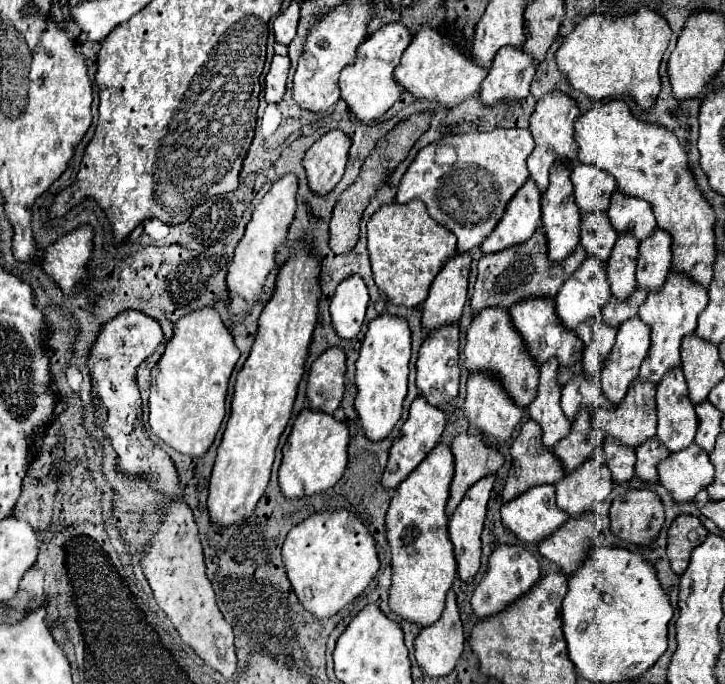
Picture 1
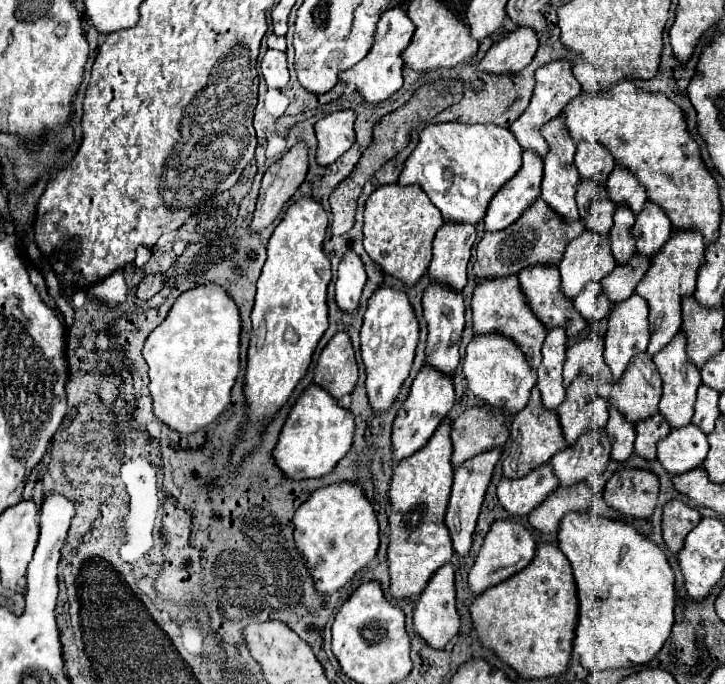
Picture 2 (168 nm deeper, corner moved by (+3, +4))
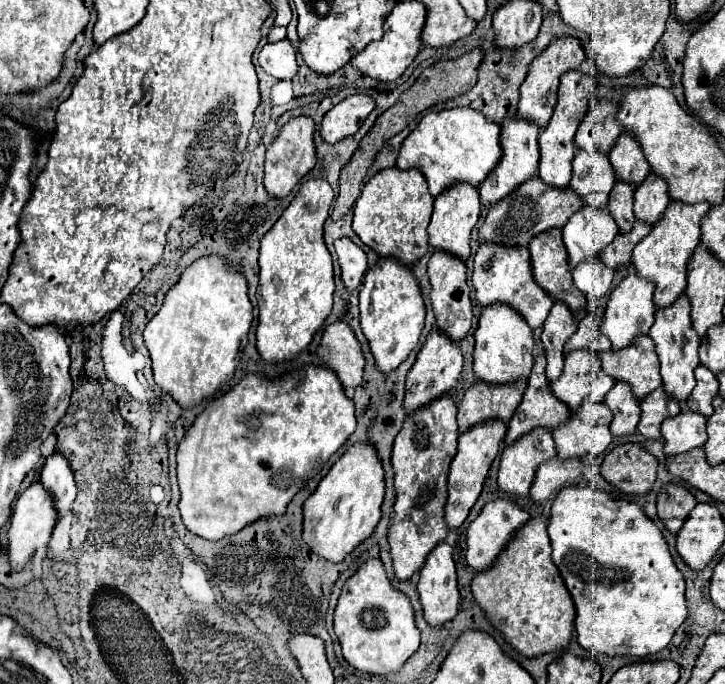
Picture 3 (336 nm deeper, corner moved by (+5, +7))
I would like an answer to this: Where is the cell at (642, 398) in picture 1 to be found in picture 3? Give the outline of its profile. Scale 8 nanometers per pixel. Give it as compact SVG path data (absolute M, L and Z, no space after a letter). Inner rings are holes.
M649 336L635 338L625 350L607 350L599 356L603 370L615 380L629 382L637 398L643 398L661 386L659 358Z

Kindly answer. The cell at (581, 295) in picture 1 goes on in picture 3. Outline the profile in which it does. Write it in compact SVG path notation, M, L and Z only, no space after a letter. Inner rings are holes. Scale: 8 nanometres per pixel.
M581 206L573 218L563 226L563 242L569 252L569 264L577 266L593 254L601 254L607 244L617 236L617 224L609 210L593 210Z

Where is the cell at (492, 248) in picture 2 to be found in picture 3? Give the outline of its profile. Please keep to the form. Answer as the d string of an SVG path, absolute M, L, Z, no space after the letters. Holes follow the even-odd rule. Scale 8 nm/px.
M533 176L531 182L521 182L509 198L503 198L501 202L495 202L489 208L489 214L479 228L479 240L481 242L497 242L505 246L527 246L529 240L549 228L565 226L569 216L579 210L583 204L577 198L577 192L567 186L567 190L557 190L555 186L545 186L541 178Z

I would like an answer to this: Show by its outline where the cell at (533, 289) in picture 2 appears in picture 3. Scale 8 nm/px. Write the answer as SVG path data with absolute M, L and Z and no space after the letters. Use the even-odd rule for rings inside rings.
M547 230L545 234L537 234L533 242L529 242L533 276L543 286L553 300L563 300L577 314L587 306L587 298L571 280L571 266L567 258L567 250L561 238L561 230Z

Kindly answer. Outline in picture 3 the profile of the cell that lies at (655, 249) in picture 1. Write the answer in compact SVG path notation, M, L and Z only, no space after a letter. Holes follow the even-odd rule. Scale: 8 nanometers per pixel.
M649 172L647 178L641 182L641 186L637 186L635 190L635 216L639 220L655 224L663 216L669 202L671 198L665 190L665 182L661 182L657 174Z

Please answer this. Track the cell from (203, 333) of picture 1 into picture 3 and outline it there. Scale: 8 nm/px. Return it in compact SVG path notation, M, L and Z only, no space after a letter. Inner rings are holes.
M217 254L201 256L189 268L185 268L179 282L167 290L161 310L147 322L143 338L153 360L155 382L181 406L195 406L203 398L217 396L221 386L227 384L227 380L233 376L233 370L239 362L241 344L247 344L249 328L253 322L253 306L247 296L247 288L249 286L245 276L231 272L225 258Z

